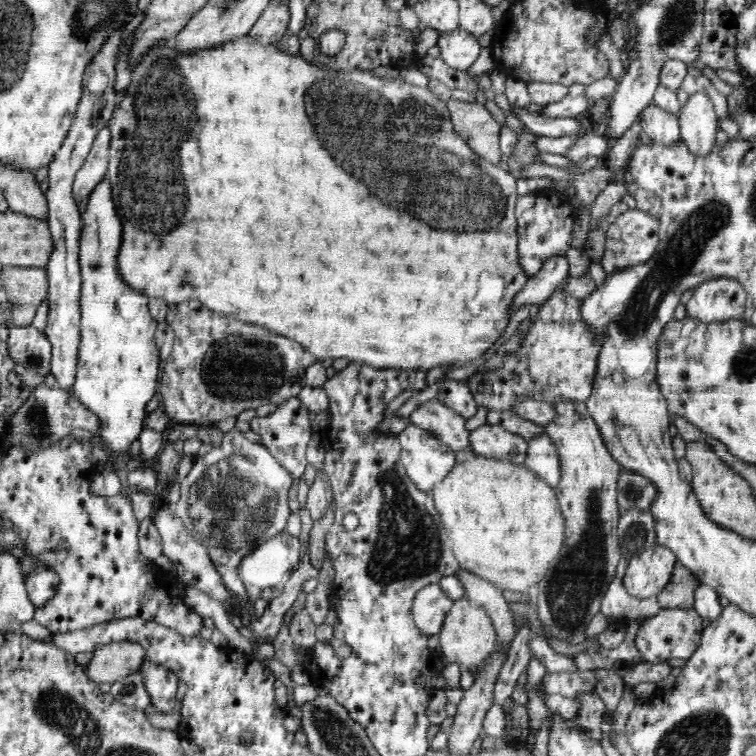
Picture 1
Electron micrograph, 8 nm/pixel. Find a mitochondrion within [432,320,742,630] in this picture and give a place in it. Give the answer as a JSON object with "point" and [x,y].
{"point":[636,536]}

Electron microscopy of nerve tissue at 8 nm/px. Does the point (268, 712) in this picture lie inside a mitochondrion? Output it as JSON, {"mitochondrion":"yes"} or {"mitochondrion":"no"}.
{"mitochondrion":"no"}

